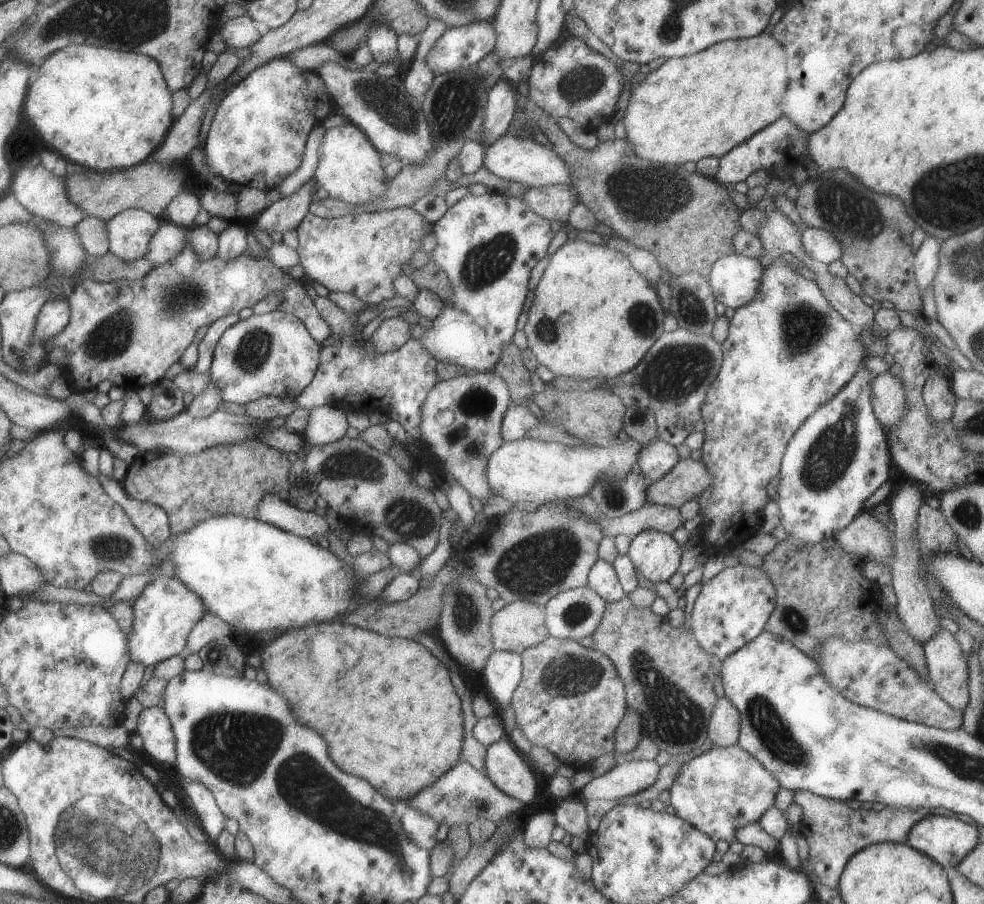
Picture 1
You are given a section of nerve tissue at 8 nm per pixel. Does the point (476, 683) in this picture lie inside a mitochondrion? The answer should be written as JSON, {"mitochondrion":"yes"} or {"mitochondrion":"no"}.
{"mitochondrion":"no"}

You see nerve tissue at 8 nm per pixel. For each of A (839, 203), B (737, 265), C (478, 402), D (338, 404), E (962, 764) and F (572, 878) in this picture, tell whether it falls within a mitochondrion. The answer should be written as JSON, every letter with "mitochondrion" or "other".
{"A":"mitochondrion","B":"other","C":"mitochondrion","D":"other","E":"mitochondrion","F":"other"}

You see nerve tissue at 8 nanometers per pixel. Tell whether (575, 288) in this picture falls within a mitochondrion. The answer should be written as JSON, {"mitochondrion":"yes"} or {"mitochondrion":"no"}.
{"mitochondrion":"no"}

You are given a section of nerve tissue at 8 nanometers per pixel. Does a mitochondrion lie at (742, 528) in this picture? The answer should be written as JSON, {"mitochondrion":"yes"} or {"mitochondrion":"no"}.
{"mitochondrion":"no"}

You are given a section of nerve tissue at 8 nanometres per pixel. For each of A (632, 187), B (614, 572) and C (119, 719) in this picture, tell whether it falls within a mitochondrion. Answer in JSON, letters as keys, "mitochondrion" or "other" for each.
{"A":"mitochondrion","B":"other","C":"other"}

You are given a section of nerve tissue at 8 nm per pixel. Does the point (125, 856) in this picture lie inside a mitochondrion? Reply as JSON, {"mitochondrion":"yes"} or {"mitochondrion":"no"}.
{"mitochondrion":"yes"}

